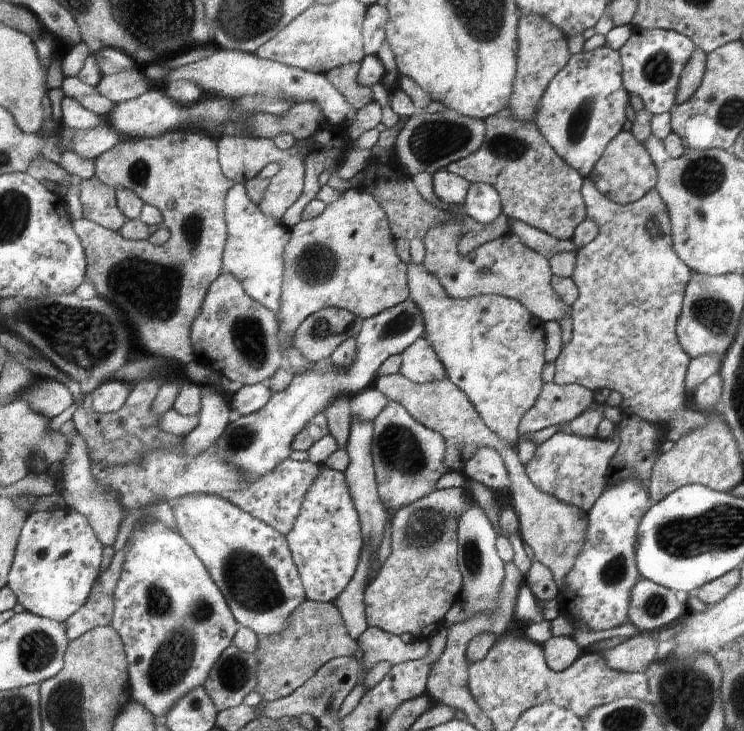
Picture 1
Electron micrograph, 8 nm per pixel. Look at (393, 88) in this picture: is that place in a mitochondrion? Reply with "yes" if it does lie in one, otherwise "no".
no

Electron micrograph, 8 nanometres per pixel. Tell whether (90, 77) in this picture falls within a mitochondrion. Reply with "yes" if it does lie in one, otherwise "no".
no

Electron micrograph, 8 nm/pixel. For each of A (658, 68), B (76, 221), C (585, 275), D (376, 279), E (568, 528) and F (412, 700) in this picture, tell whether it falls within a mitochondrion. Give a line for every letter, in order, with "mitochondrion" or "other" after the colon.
A: mitochondrion
B: other
C: other
D: other
E: other
F: other

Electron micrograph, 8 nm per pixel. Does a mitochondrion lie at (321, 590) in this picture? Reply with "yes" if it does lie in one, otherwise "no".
no

